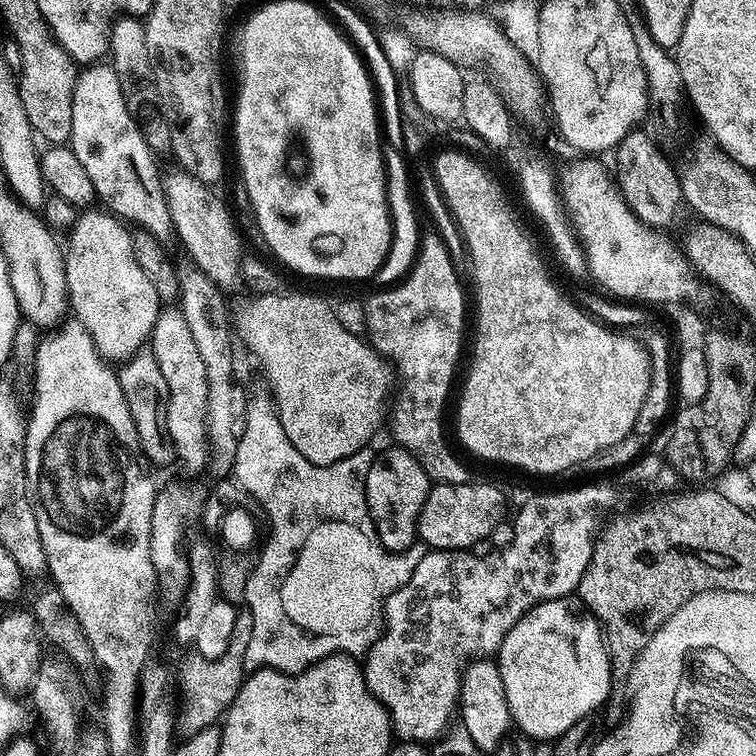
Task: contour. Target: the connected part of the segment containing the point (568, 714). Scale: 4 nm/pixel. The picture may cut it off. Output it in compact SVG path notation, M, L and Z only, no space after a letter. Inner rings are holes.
M565 598L535 604L512 627L498 653L502 686L506 686L506 702L513 725L536 742L552 742L566 734L574 722L593 715L595 708L602 707L604 699L614 691L612 661L600 623L587 608L572 602Z

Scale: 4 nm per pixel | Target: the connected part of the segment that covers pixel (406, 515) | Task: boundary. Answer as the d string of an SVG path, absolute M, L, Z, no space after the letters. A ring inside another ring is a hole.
M391 447L373 459L366 474L366 506L382 547L388 552L405 552L411 544L417 543L420 515L428 497L430 481L426 470L422 470L420 463L405 448Z

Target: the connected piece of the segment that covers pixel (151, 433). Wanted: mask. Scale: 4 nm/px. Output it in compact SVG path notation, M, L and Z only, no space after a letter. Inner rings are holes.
M150 350L133 353L119 365L118 375L122 394L126 398L126 406L130 406L130 414L134 418L134 426L138 430L140 445L148 463L153 466L173 463L176 460L176 451L172 445L170 430L166 426L166 406L168 405L166 377L158 367L154 354Z

